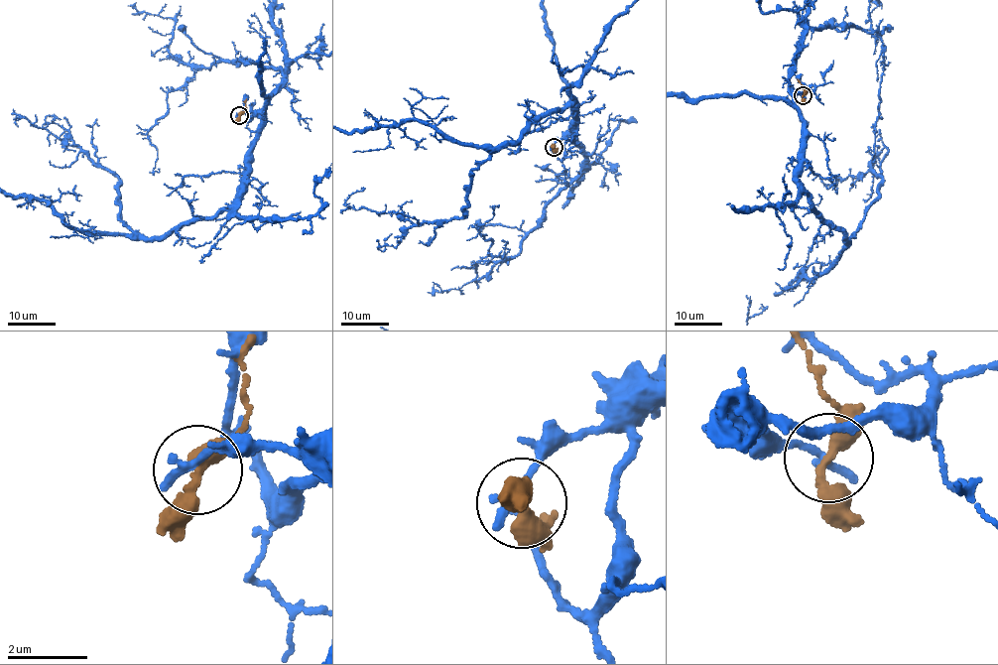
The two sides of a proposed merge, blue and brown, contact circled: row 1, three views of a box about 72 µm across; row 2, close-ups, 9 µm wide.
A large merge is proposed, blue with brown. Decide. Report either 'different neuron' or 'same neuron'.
different neuron

